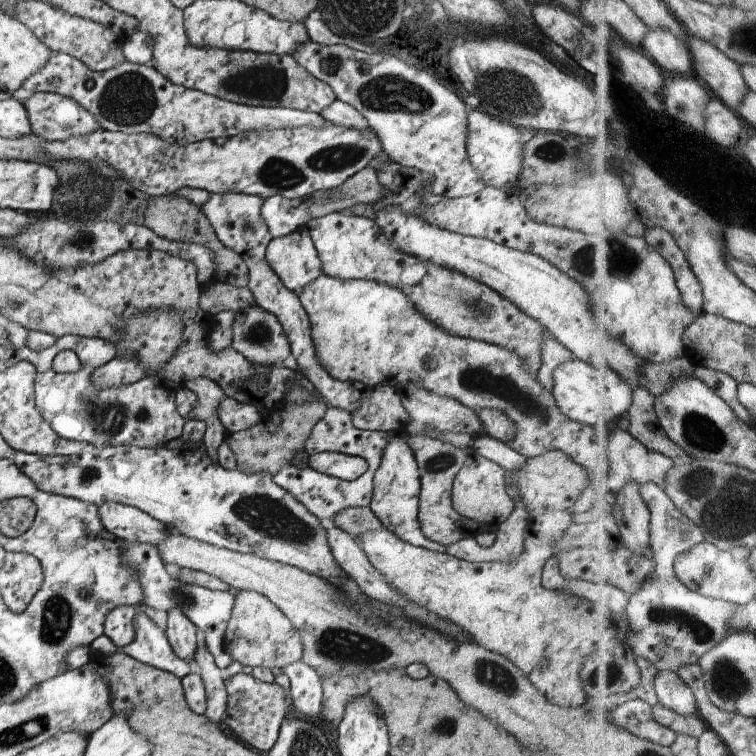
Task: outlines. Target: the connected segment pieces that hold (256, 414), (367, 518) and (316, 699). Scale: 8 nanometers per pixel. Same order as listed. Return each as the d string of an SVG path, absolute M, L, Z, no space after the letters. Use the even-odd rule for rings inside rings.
M224 397L218 406L218 420L228 434L256 426L262 420L262 415L263 412L254 405L240 403L228 397Z
M370 507L344 508L337 512L332 521L335 527L344 530L354 539L362 536L364 532L374 532L374 530L382 528L382 522L374 516Z
M294 662L283 669L290 681L291 710L302 719L316 721L323 710L321 676L304 662Z

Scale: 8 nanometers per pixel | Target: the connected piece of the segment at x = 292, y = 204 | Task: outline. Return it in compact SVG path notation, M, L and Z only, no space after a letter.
M280 195L264 199L260 216L266 222L272 238L288 235L306 226L310 220L308 206L312 201L312 197L289 200Z

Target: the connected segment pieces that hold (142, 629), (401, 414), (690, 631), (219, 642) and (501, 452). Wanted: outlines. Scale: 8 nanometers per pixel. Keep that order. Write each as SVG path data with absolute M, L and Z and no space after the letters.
M137 609L132 620L134 624L134 642L130 642L123 652L152 668L166 671L178 679L190 673L190 662L182 661L168 643L165 630L160 628L152 616L144 609Z
M385 383L378 384L372 389L370 398L362 400L360 409L352 414L352 420L360 430L404 432L410 418L397 390Z
M657 483L644 485L642 494L648 500L653 513L652 547L656 570L644 582L642 592L634 595L630 602L628 612L632 627L626 644L636 650L638 657L644 656L656 662L660 670L680 672L680 668L684 668L686 664L701 663L708 652L729 638L733 633L730 628L732 618L741 605L692 591L680 580L676 569L678 558L684 552L707 542L705 530Z
M125 541L125 548L127 550L122 552L120 560L130 566L136 576L138 582L142 586L142 606L151 609L152 612L170 612L172 608L178 608L190 622L192 622L199 630L199 633L204 636L205 643L207 644L208 652L212 654L215 664L220 668L222 673L226 672L226 668L233 662L233 658L225 649L225 631L230 621L232 610L236 602L235 591L220 592L196 586L196 584L187 584L178 580L176 576L168 574L165 564L159 557L159 552L156 546L140 543Z
M487 435L475 436L472 449L476 449L483 458L496 462L502 469L509 472L520 470L527 458L518 454L500 440L495 440Z

